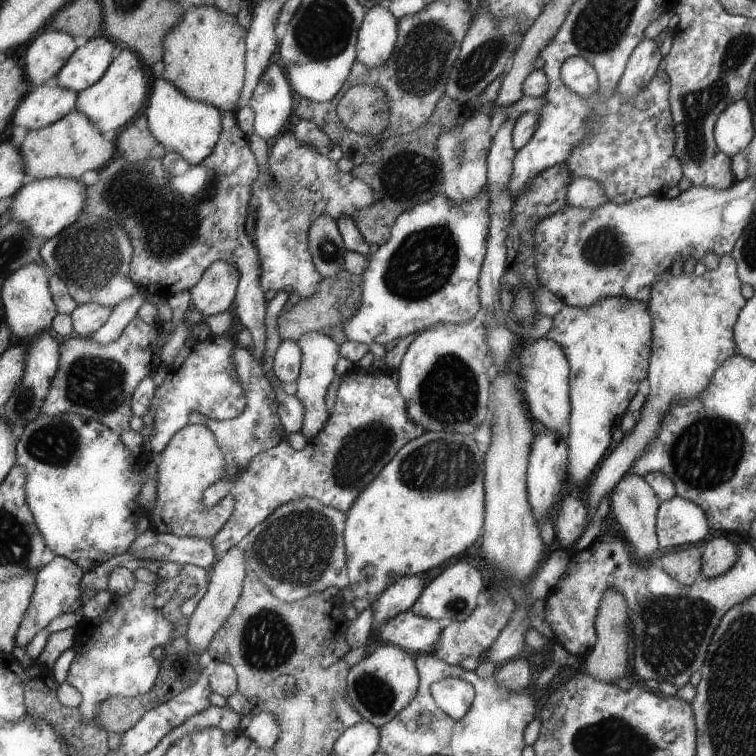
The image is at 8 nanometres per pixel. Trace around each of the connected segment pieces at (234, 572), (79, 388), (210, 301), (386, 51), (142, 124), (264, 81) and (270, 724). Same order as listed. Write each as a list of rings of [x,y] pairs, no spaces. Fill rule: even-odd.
[[[237,546],[228,549],[228,552],[220,556],[210,568],[208,592],[202,597],[196,612],[188,617],[188,638],[190,644],[201,656],[202,654],[206,654],[212,637],[218,632],[218,629],[224,622],[228,620],[230,614],[233,613],[234,607],[243,591],[245,576],[249,571],[245,559],[245,551]]]
[[[140,315],[134,317],[120,338],[103,345],[89,338],[70,338],[61,344],[61,368],[57,370],[41,412],[45,415],[74,413],[97,420],[110,430],[122,434],[132,418],[131,400],[135,388],[159,368],[161,350],[155,347],[162,323],[147,324]]]
[[[213,262],[201,280],[189,289],[192,309],[196,308],[204,316],[214,316],[232,308],[240,278],[241,274],[233,264]]]
[[[386,4],[369,8],[357,37],[357,62],[369,69],[383,67],[396,48],[398,23]]]
[[[145,114],[138,115],[114,137],[117,154],[131,163],[162,158],[168,150],[154,138]]]
[[[274,58],[254,89],[249,105],[254,109],[253,129],[269,143],[280,136],[292,114],[292,90],[284,68]]]
[[[253,710],[242,716],[238,731],[253,739],[258,746],[272,749],[279,735],[279,724],[270,713]]]

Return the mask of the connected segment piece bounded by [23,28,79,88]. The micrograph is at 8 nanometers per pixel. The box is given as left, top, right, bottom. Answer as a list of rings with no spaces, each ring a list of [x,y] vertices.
[[[48,28],[46,32],[39,34],[34,42],[28,44],[24,54],[23,65],[30,82],[37,88],[50,78],[56,77],[78,47],[68,33]]]

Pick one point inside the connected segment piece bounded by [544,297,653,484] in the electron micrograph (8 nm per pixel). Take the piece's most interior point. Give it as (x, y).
(608, 344)

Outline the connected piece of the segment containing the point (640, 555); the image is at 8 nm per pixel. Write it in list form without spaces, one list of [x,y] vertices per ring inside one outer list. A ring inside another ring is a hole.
[[[626,473],[621,481],[614,486],[609,503],[611,511],[614,512],[618,524],[621,526],[621,532],[626,536],[632,548],[632,556],[637,560],[648,560],[656,550],[658,550],[659,538],[656,538],[656,510],[658,510],[658,500],[654,494],[654,489],[650,488],[649,483],[645,481],[638,473]]]

